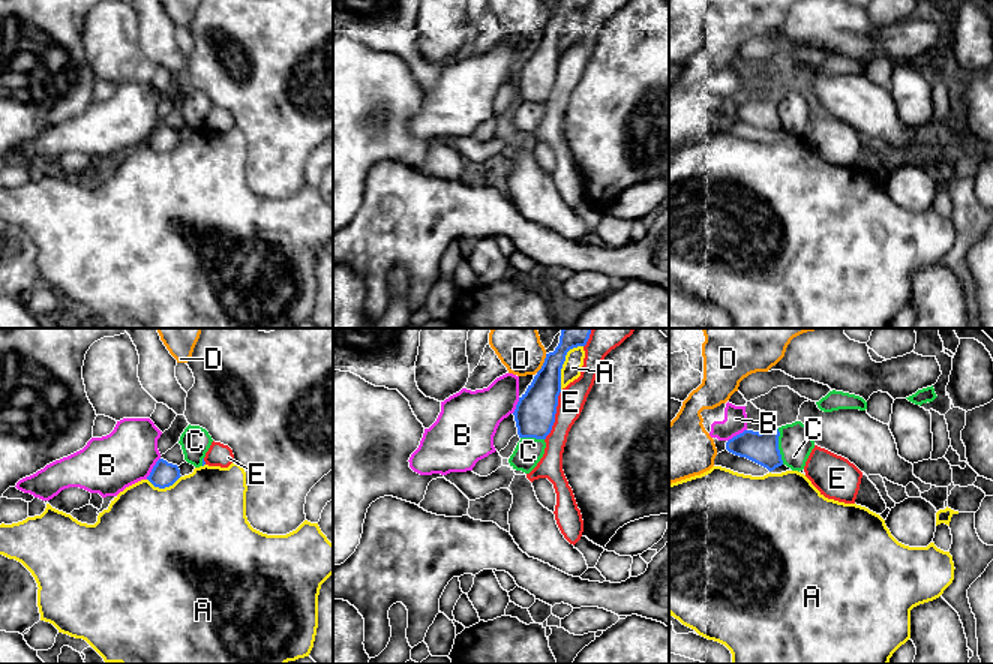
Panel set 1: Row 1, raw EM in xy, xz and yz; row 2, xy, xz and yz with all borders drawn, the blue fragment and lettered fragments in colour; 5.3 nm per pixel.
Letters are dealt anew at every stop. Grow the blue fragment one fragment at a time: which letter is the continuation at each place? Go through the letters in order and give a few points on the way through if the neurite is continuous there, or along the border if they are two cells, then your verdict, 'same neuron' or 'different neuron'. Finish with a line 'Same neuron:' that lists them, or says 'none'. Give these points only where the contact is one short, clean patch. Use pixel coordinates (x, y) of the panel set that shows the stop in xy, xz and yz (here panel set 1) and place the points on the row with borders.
A: different neuron
B: different neuron
C: border along yz (777, 429), (779, 453), (783, 463); different neuron
D: different neuron
E: different neuron
Same neuron: none

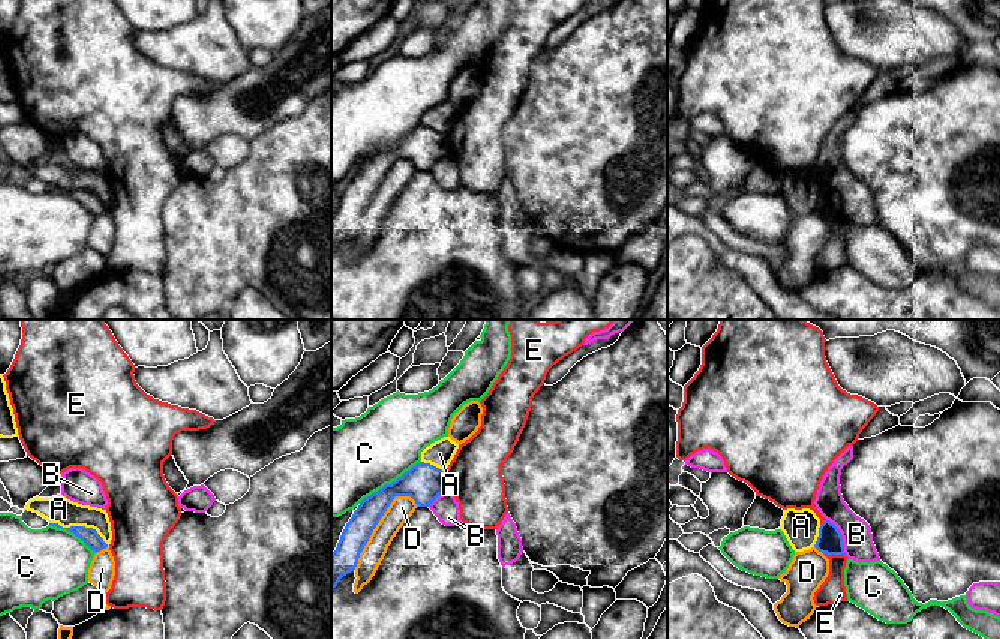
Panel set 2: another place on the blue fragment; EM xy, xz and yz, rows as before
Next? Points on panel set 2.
A: border along xy (50, 522), (57, 522), (63, 527), (92, 527), (108, 546); different neuron
B: different neuron
C: different neuron
D: different neuron
E: border along yz (823, 552), (844, 555); different neuron
Same neuron: none

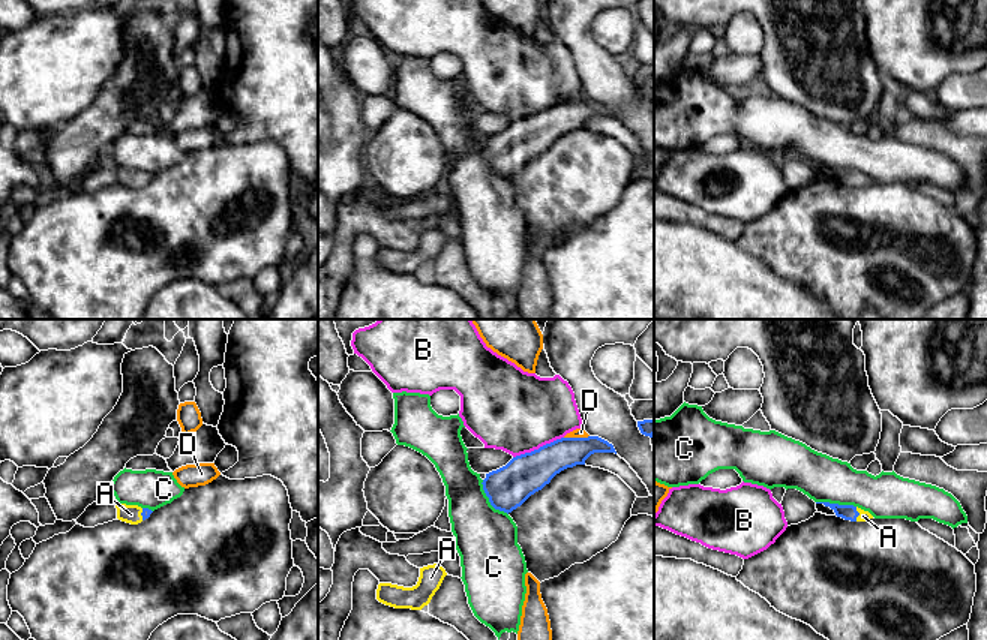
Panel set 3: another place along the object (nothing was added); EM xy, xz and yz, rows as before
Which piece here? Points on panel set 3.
A: runs through yz (845, 511), (858, 514), (863, 516); same neuron
B: different neuron
C: border along xz (482, 480), (482, 489), (488, 501), (507, 514); different neuron
D: different neuron
Same neuron: A

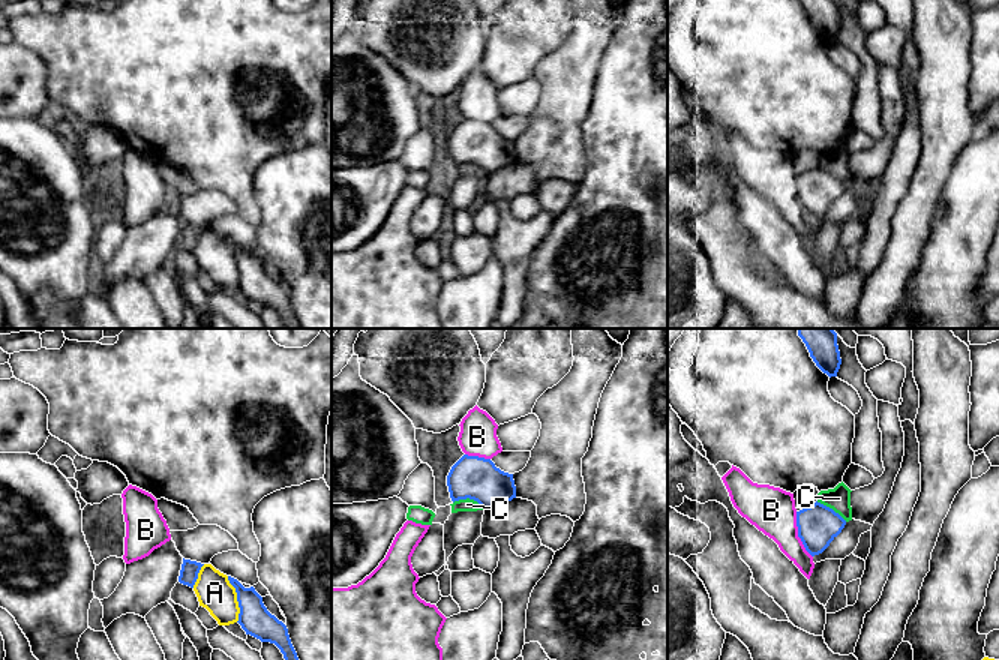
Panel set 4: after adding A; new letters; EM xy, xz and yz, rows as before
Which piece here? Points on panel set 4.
A: different neuron
B: different neuron
C: border along xz (453, 501), (473, 498), (485, 509); different neuron
Same neuron: none

